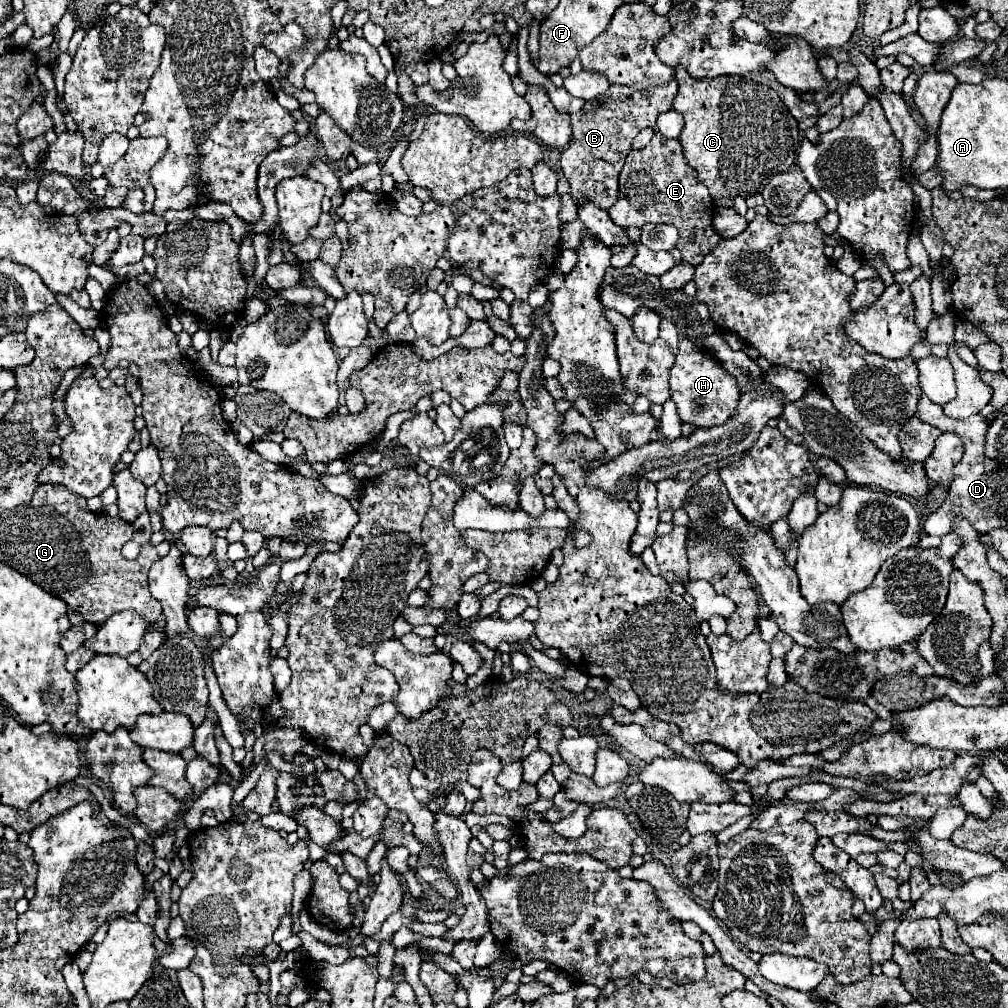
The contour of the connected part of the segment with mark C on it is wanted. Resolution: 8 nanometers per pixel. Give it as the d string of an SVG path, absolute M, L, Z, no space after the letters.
M683 66L675 68L675 78L679 92L673 110L685 120L679 140L687 162L697 170L717 206L733 206L737 196L759 194L771 176L797 162L801 146L797 120L775 90L749 76L693 78Z

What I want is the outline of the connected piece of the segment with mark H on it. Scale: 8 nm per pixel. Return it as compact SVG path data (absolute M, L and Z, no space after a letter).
M679 338L679 352L671 368L671 400L677 404L677 414L683 422L697 428L711 428L725 424L737 410L741 392L735 380L711 358L695 356L695 346L687 338Z

